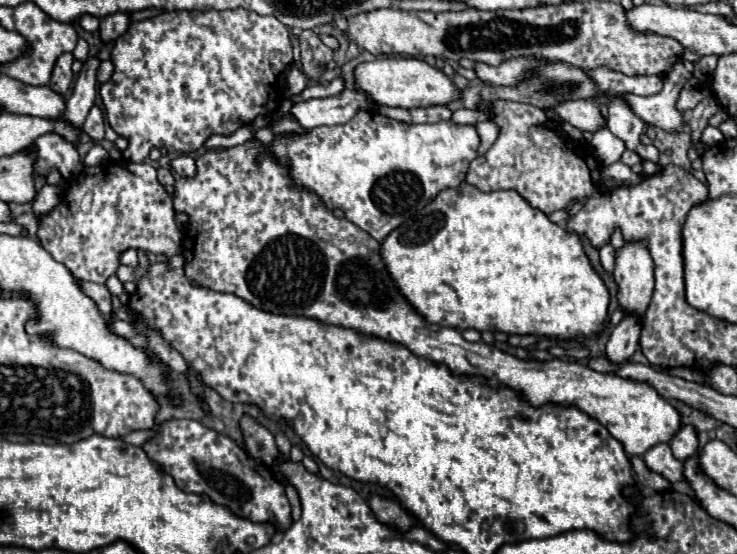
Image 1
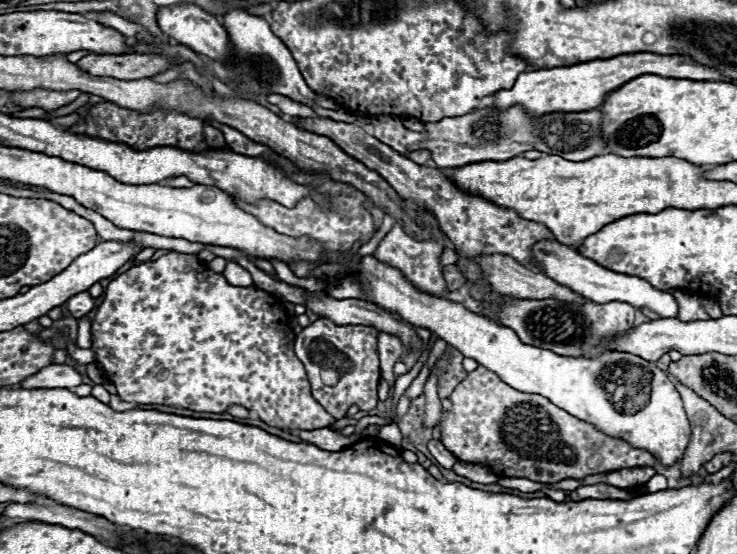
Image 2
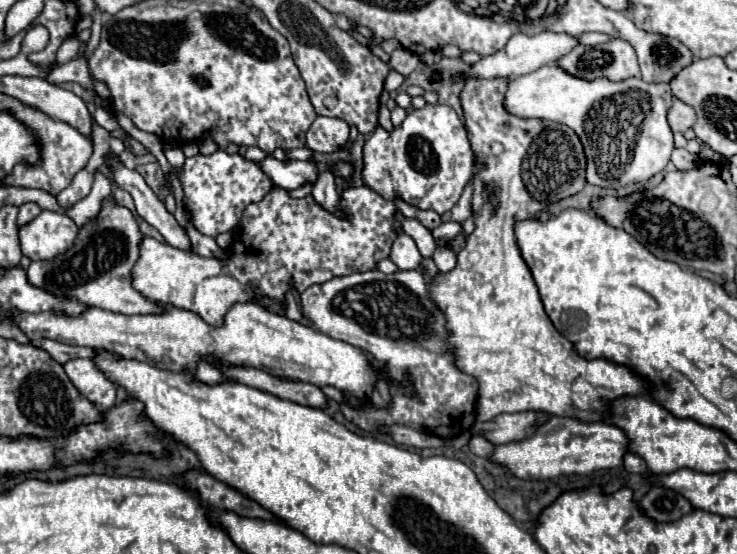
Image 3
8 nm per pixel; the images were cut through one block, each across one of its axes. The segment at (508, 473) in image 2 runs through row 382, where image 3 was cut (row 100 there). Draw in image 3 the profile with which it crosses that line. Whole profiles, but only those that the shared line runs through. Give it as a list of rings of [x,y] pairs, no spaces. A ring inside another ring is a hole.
[[[496,78],[496,80],[466,80],[464,88],[460,92],[460,104],[462,104],[462,112],[464,112],[464,126],[468,132],[468,140],[472,144],[472,152],[474,152],[474,176],[472,176],[472,218],[474,218],[474,232],[466,238],[464,248],[458,252],[458,262],[450,272],[438,272],[430,282],[428,282],[428,294],[432,296],[432,302],[436,304],[436,308],[440,308],[440,312],[444,312],[446,324],[448,324],[448,336],[444,338],[446,344],[450,344],[450,354],[454,358],[456,368],[460,368],[460,372],[470,374],[478,380],[480,386],[480,396],[478,396],[478,412],[476,418],[478,420],[490,420],[498,414],[504,412],[524,412],[524,410],[538,410],[538,412],[548,412],[554,416],[570,416],[570,418],[578,418],[582,422],[600,422],[606,412],[608,412],[608,404],[614,398],[620,398],[624,394],[634,396],[634,394],[646,394],[648,392],[648,382],[642,380],[640,376],[636,376],[630,368],[608,362],[608,360],[586,360],[582,356],[578,356],[578,352],[572,348],[572,342],[566,340],[560,332],[556,332],[554,324],[550,322],[550,318],[544,312],[542,300],[538,296],[538,288],[534,284],[534,278],[530,274],[528,264],[524,262],[520,248],[516,244],[516,236],[514,236],[514,224],[520,220],[530,220],[536,214],[540,214],[542,210],[548,210],[550,204],[570,198],[578,192],[584,190],[586,182],[586,156],[584,156],[584,148],[580,144],[580,138],[576,136],[576,132],[572,132],[572,128],[558,124],[558,122],[550,122],[550,120],[536,120],[536,118],[520,118],[520,116],[512,116],[506,108],[504,108],[504,92],[508,90],[508,80],[504,78]],[[494,146],[500,146],[498,150],[494,150]]]

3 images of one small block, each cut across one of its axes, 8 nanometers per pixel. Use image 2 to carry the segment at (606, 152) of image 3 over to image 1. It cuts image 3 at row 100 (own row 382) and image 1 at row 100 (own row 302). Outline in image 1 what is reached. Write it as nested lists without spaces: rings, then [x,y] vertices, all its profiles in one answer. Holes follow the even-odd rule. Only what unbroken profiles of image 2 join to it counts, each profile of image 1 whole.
[[[382,58],[374,62],[364,62],[356,68],[356,88],[364,90],[368,98],[374,100],[376,104],[400,108],[418,108],[436,104],[446,106],[462,98],[460,88],[456,88],[450,76],[418,58]]]

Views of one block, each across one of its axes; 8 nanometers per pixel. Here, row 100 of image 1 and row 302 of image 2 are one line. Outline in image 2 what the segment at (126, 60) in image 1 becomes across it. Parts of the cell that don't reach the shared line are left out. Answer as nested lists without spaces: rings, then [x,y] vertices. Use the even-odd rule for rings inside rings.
[[[170,252],[162,256],[160,260],[154,262],[144,262],[140,266],[132,266],[128,272],[120,274],[116,280],[112,280],[106,288],[106,298],[102,306],[96,312],[96,320],[92,322],[92,350],[96,352],[96,364],[102,366],[106,372],[108,380],[118,388],[118,396],[126,402],[136,402],[136,404],[164,404],[164,406],[182,406],[194,412],[226,412],[230,404],[240,404],[248,410],[256,410],[258,416],[268,424],[276,426],[282,430],[288,428],[300,428],[300,430],[316,430],[316,428],[328,428],[336,422],[334,416],[330,416],[324,406],[312,396],[310,392],[310,382],[306,378],[306,370],[302,362],[294,354],[294,332],[288,324],[288,312],[282,304],[282,300],[276,294],[264,292],[256,286],[242,288],[242,286],[232,286],[226,282],[222,274],[214,274],[208,270],[206,264],[198,264],[198,258],[194,254],[180,254],[180,252]]]

